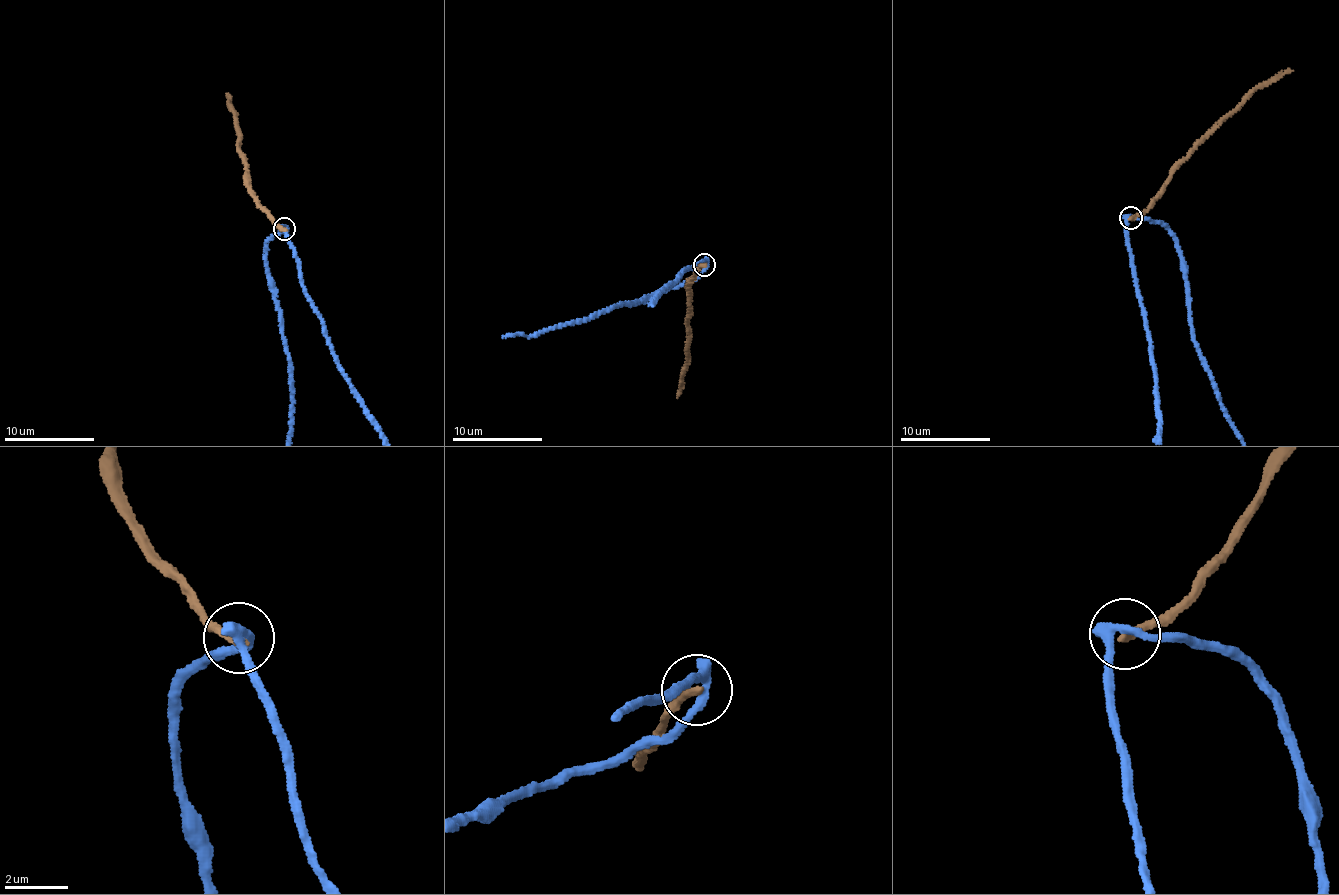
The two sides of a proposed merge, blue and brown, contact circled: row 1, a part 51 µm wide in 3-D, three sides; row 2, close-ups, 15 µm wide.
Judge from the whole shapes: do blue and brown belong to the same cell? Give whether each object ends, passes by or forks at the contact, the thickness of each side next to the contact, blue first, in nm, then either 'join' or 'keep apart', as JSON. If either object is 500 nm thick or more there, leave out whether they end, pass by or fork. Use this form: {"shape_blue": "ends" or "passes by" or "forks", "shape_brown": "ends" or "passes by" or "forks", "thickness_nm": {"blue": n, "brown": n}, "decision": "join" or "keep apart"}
{"shape_blue": "passes by", "shape_brown": "ends", "thickness_nm": {"blue": 320, "brown": 280}, "decision": "keep apart"}

